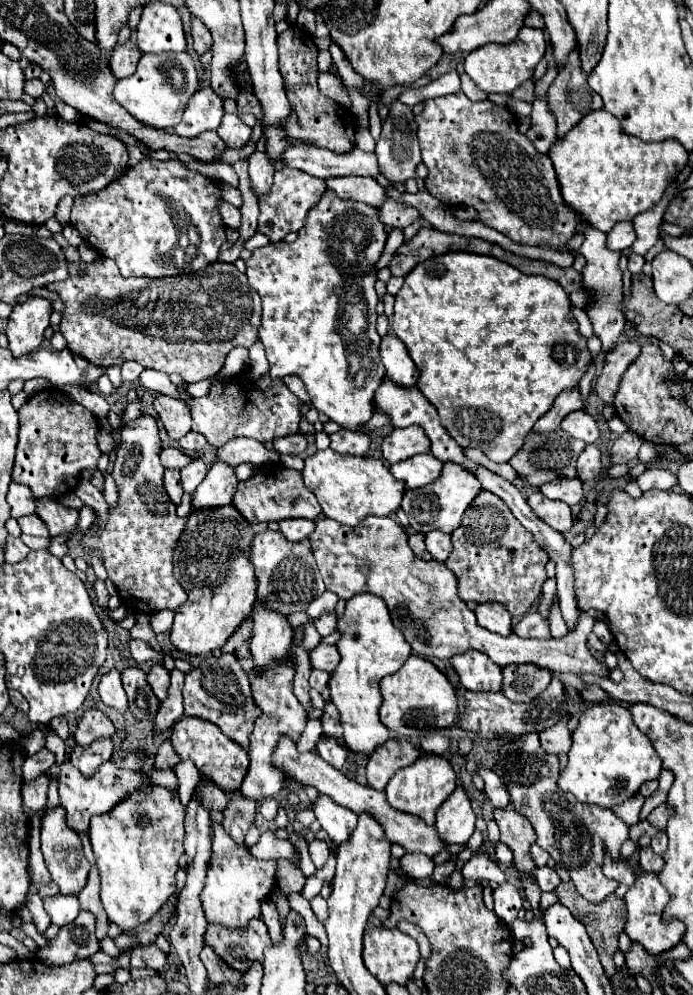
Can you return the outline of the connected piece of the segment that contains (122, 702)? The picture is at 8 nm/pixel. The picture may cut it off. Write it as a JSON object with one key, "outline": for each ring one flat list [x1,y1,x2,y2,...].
{"outline":[[117,669,107,671,105,675,101,675,99,681,99,697,105,705,117,709,117,711,125,711,127,709,127,695,123,691,121,685,121,673]]}

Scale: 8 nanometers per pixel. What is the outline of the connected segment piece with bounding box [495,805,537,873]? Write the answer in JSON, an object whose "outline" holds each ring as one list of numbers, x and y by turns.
{"outline":[[513,807,499,811,495,809,495,821,501,829,501,841,507,843,515,855,515,863,519,871,533,873,533,861,529,857,529,847,535,843,537,837,533,837,533,827,521,817,519,813,513,813]]}

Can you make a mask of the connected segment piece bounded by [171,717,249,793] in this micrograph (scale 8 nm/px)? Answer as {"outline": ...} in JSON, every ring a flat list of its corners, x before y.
{"outline":[[183,717,173,725,171,743,173,743,173,749,179,753,181,759,191,759,197,765,197,769,205,777,209,777,217,787,221,787,223,791,233,793,241,787,243,777,247,775,247,767,249,767,247,751,241,749,235,741,229,741,217,725,201,721,197,717,195,719]]}

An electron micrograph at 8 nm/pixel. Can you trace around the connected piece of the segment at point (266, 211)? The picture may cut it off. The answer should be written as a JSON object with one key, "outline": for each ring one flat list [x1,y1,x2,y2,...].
{"outline":[[277,169,275,171,275,181,269,189,267,195,261,195,259,199,259,225,257,231,267,235,269,241,283,241,287,233,291,231,299,231,305,225,307,213,309,209,313,209,321,195,325,193,325,181,317,179,317,177,309,177,307,173,301,173,299,169]]}

